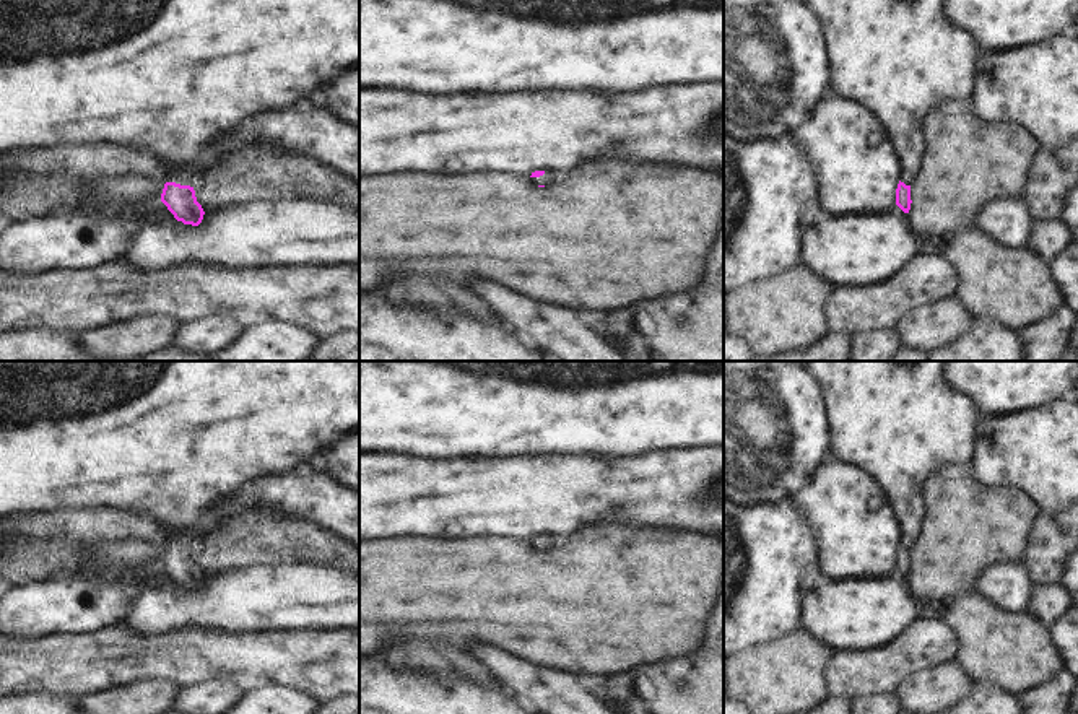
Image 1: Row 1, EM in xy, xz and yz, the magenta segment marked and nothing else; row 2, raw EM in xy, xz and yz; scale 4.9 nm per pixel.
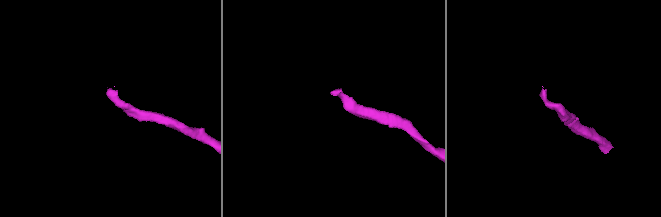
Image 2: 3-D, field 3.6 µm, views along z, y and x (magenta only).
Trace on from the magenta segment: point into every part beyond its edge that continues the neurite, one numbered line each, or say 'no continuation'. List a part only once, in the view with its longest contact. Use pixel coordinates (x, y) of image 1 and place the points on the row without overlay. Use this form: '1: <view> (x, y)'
1: xy (168, 439)

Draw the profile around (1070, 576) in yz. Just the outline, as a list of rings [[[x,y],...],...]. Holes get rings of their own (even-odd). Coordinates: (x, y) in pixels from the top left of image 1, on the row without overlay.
[[[1078,546],[1075,548],[1075,551],[1070,558],[1070,564],[1063,573],[1060,584],[1071,592],[1073,600],[1078,607]]]

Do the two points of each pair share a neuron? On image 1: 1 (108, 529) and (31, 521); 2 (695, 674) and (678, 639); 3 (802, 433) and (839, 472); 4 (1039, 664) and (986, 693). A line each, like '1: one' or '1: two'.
1: one
2: two
3: two
4: two

